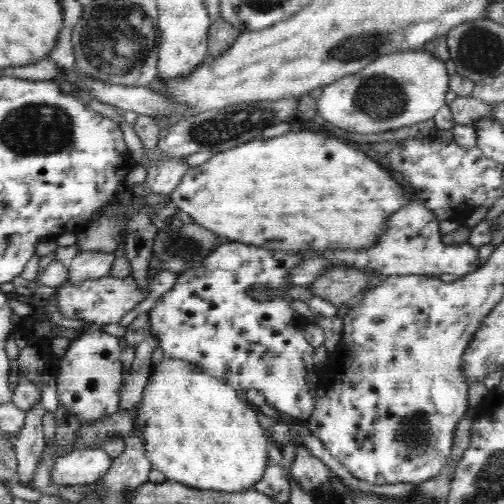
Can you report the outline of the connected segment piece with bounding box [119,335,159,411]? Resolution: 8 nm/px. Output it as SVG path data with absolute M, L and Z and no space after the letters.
M150 335L135 348L135 357L132 361L132 366L130 366L130 372L126 377L123 377L119 411L130 411L131 408L135 408L141 402L144 388L148 384L153 368L150 355L158 347L157 338Z

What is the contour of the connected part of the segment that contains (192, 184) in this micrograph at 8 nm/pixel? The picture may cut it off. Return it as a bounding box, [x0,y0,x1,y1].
[169,130,408,252]

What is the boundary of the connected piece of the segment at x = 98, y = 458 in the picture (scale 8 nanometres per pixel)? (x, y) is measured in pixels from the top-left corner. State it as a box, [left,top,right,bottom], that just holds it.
[54,448,115,484]

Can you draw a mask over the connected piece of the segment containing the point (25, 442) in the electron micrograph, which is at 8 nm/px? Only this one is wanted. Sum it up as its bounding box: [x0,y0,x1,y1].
[14,401,47,486]

